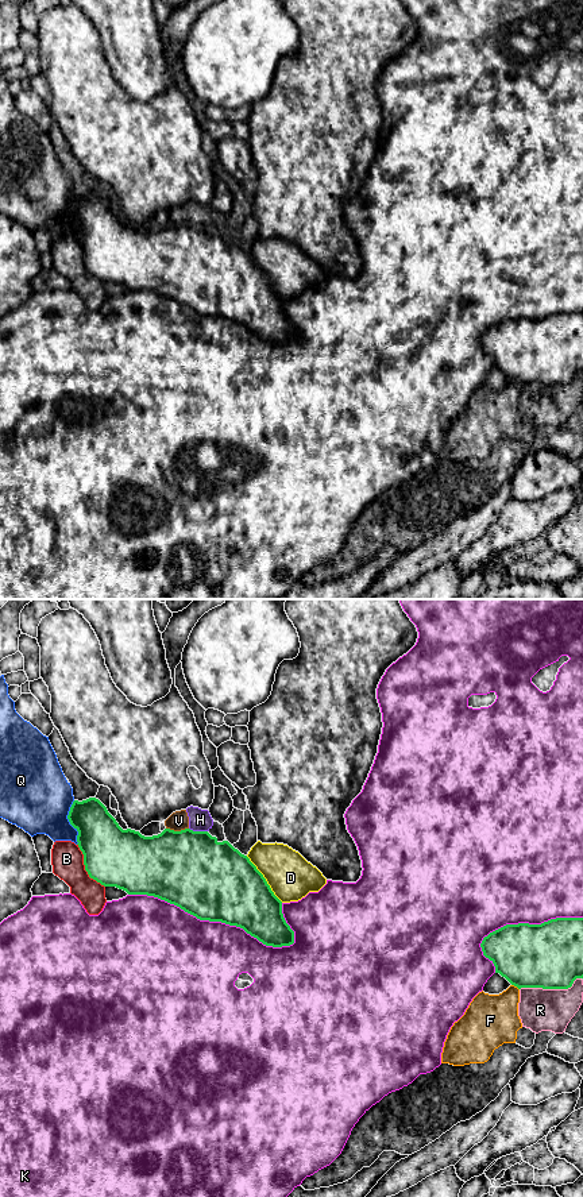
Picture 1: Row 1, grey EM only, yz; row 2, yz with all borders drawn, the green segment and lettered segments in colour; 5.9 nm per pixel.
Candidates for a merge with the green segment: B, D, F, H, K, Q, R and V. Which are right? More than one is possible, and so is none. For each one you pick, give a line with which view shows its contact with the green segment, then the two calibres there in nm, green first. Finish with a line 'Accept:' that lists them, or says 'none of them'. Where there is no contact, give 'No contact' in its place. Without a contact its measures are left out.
Accept: none of them

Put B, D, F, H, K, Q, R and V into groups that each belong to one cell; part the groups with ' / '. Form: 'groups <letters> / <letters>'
groups B / D / F / H V / K / Q / R

